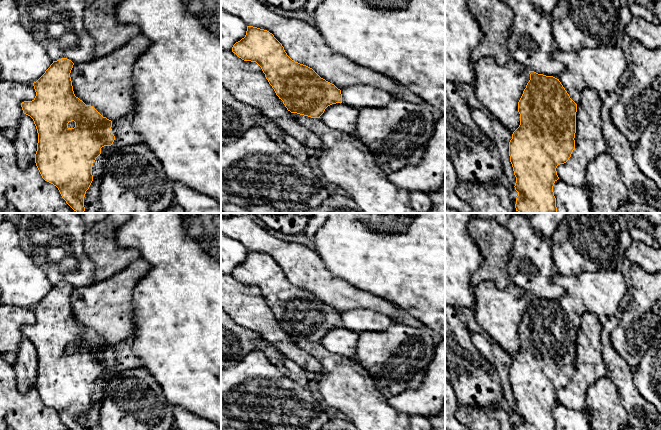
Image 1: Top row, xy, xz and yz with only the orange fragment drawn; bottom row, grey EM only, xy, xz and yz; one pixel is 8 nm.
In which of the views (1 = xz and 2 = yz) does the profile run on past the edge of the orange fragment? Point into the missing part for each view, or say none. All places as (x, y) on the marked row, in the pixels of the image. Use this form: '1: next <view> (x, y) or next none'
1: next none
2: next none

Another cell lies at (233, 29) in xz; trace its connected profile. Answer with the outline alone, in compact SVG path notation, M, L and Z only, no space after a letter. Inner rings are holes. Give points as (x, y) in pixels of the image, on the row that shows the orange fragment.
M221 10L221 49L232 51L233 45L245 37L247 24L237 16Z

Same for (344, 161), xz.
M297 113L292 114L300 124L308 128L322 141L324 147L316 150L317 162L315 165L325 179L328 183L345 190L363 213L418 213L411 206L410 191L396 186L388 179L388 176L376 164L372 152L363 143L352 135L329 128L320 118L311 118Z

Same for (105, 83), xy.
M139 34L108 55L74 64L70 77L75 96L111 121L133 113L133 67L150 44Z

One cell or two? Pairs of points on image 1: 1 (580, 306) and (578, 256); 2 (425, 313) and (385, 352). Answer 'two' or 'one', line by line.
1: two
2: two

